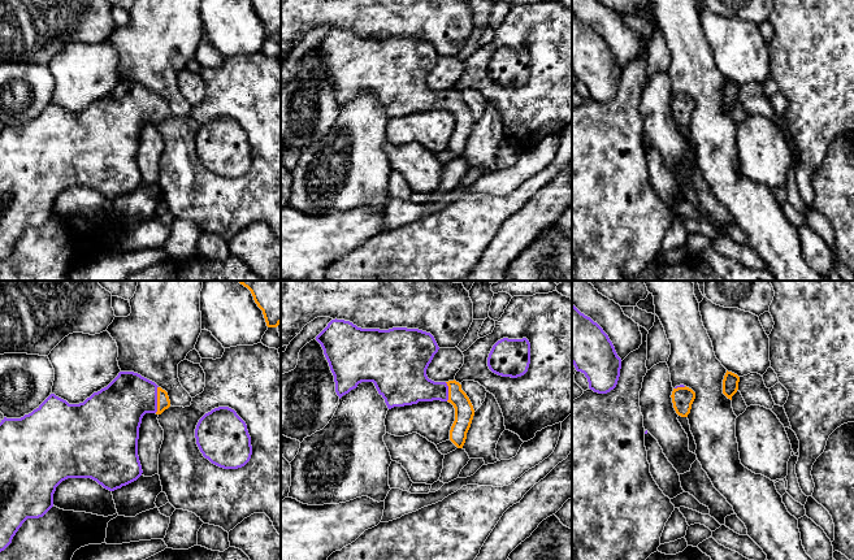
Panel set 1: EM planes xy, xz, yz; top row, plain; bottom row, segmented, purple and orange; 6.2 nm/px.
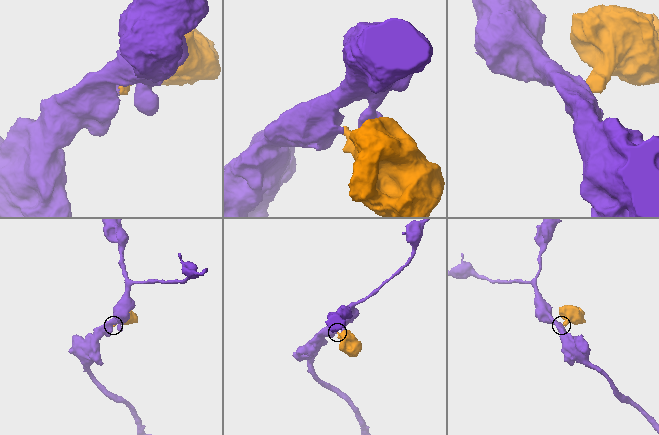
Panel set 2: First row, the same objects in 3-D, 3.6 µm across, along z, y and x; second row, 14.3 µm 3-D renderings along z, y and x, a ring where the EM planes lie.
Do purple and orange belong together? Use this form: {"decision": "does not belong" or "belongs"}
{"decision": "belongs"}

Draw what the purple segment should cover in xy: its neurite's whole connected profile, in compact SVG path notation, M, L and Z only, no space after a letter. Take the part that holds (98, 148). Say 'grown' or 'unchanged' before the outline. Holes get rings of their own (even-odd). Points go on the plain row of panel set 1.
grown; M120 81L104 97L83 112L69 113L51 103L36 118L21 127L4 126L0 131L0 261L10 252L27 227L43 226L53 216L56 196L68 187L91 187L109 200L136 190L143 179L138 148L146 122L161 123L170 116L168 101L134 81Z

